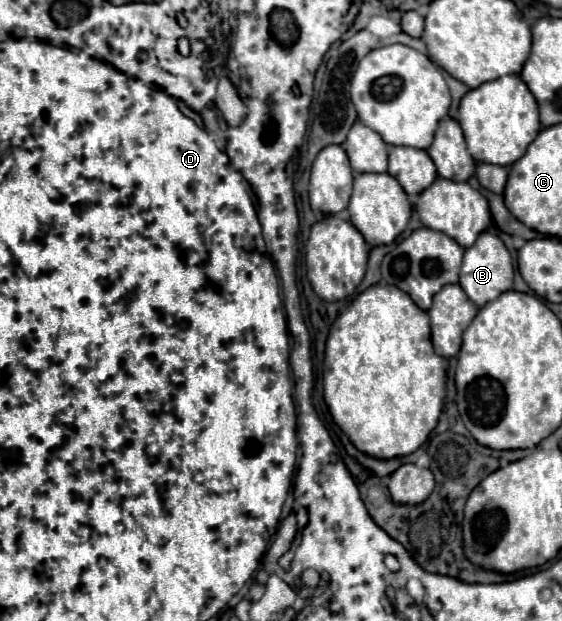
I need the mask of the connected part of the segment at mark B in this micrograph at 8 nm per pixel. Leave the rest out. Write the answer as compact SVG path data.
M486 231L478 237L478 241L470 249L464 251L464 263L460 269L460 287L466 291L466 295L470 295L470 301L474 305L482 307L482 305L494 301L504 291L510 291L512 277L514 277L512 257L498 235L492 235Z

